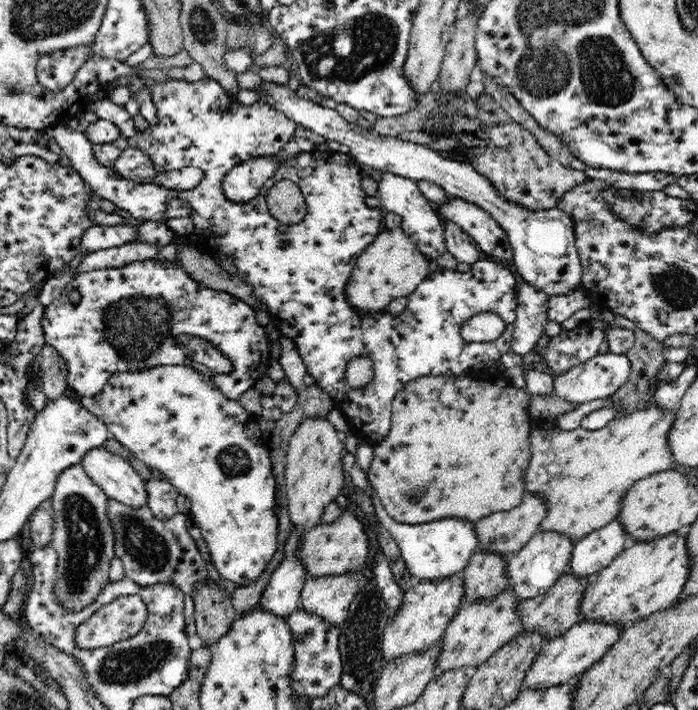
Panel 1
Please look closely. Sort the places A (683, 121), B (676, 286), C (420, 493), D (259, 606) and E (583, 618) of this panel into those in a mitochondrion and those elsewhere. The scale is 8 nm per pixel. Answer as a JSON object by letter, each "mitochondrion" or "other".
{"A":"other","B":"mitochondrion","C":"mitochondrion","D":"other","E":"other"}

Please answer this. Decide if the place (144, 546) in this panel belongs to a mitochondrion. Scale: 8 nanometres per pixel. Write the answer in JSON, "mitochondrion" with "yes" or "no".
{"mitochondrion":"yes"}

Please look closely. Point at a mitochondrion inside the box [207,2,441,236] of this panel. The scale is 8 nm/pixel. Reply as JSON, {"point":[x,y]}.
{"point":[324,63]}

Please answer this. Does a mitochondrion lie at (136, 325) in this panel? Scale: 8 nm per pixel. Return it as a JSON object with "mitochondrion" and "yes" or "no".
{"mitochondrion":"yes"}

